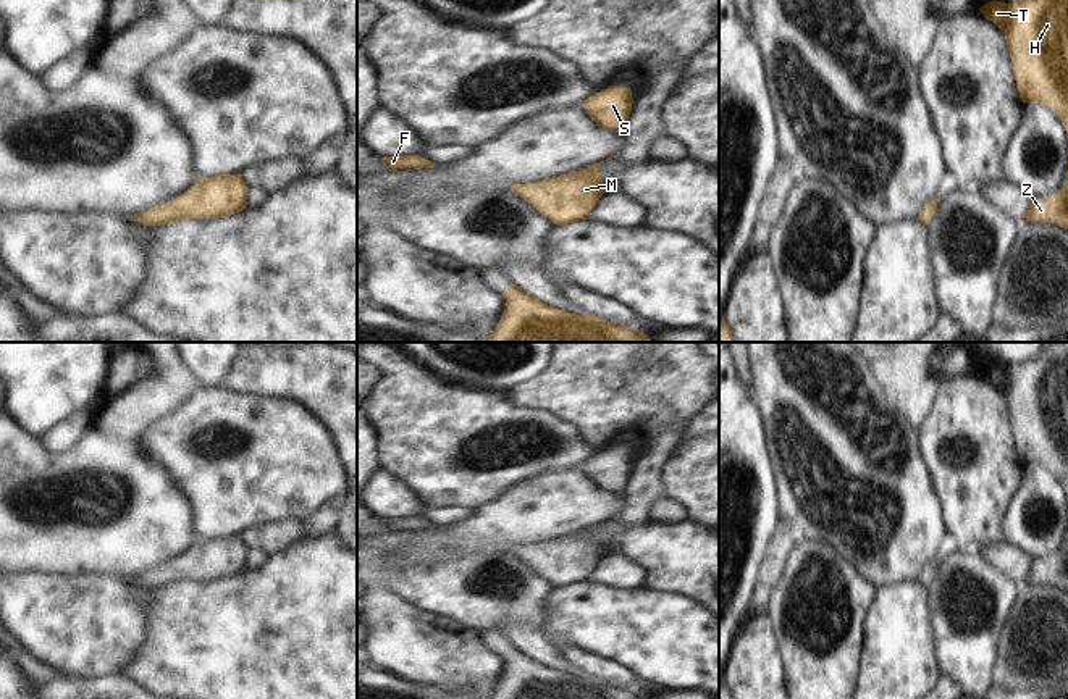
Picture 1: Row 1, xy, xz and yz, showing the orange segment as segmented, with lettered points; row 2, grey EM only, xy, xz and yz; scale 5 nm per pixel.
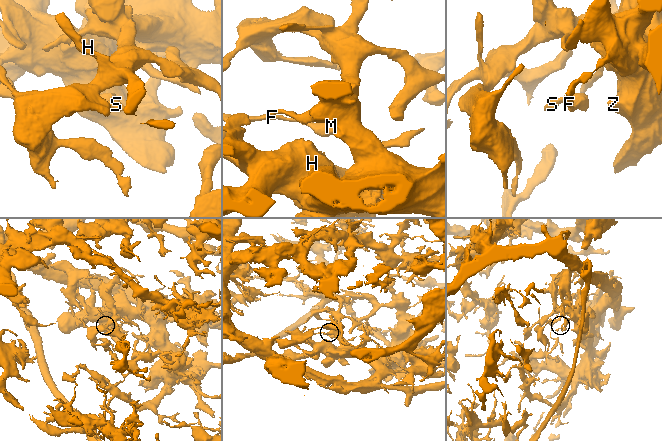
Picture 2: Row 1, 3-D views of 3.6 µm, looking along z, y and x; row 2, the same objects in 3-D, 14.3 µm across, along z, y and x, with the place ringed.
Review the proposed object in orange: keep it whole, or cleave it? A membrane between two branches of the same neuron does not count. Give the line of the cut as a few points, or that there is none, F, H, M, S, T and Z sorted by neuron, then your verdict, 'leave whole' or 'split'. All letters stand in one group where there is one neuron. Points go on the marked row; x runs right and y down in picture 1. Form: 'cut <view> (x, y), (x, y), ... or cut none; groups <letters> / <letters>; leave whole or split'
cut none; groups F H M S T Z; leave whole

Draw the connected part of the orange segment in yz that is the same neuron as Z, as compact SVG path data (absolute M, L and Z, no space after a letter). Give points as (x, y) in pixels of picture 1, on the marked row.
M1068 176L1063 187L1053 194L1050 200L1031 197L1031 203L1026 211L1026 223L1034 220L1068 229Z

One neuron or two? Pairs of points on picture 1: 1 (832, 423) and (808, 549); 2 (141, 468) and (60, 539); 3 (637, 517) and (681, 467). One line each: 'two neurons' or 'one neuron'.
1: two neurons
2: one neuron
3: two neurons

